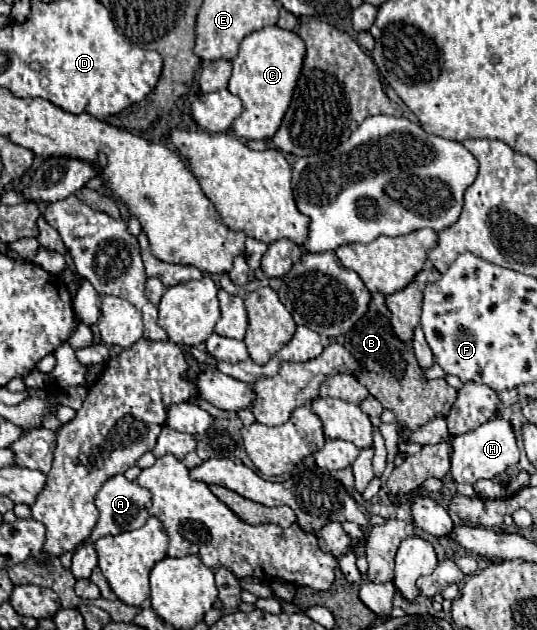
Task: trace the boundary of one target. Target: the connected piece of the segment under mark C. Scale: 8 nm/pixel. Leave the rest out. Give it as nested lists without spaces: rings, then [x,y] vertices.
[[[263,27],[241,41],[239,55],[233,59],[233,75],[229,79],[229,91],[243,101],[243,113],[233,121],[231,129],[237,137],[271,139],[281,125],[281,119],[289,107],[301,65],[305,55],[305,43],[293,31],[279,27]]]

